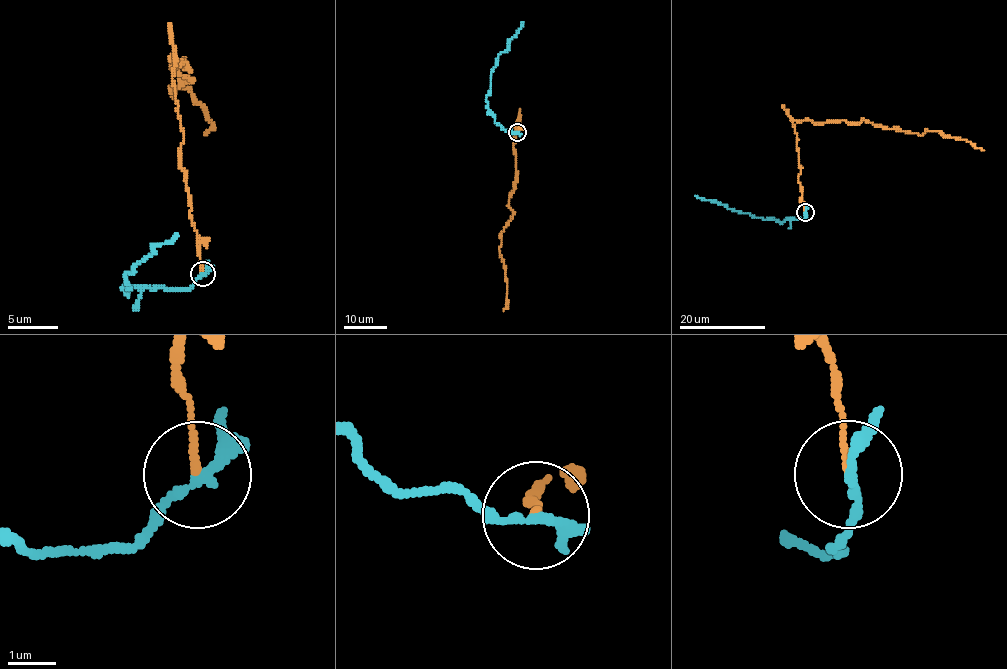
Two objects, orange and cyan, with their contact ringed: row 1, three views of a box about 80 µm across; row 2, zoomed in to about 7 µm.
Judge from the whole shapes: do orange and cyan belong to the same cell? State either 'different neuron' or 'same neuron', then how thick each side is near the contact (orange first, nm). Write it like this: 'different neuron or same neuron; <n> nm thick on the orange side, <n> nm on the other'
different neuron; 130 nm thick on the orange side, 160 nm on the other

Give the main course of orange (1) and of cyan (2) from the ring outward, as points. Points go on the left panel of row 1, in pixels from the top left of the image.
1: (203, 273), (172, 59), (193, 80), (172, 96), (188, 87), (213, 127), (204, 135)
2: (203, 273), (187, 288), (135, 287), (128, 295), (121, 290), (127, 287), (127, 271), (177, 233)

